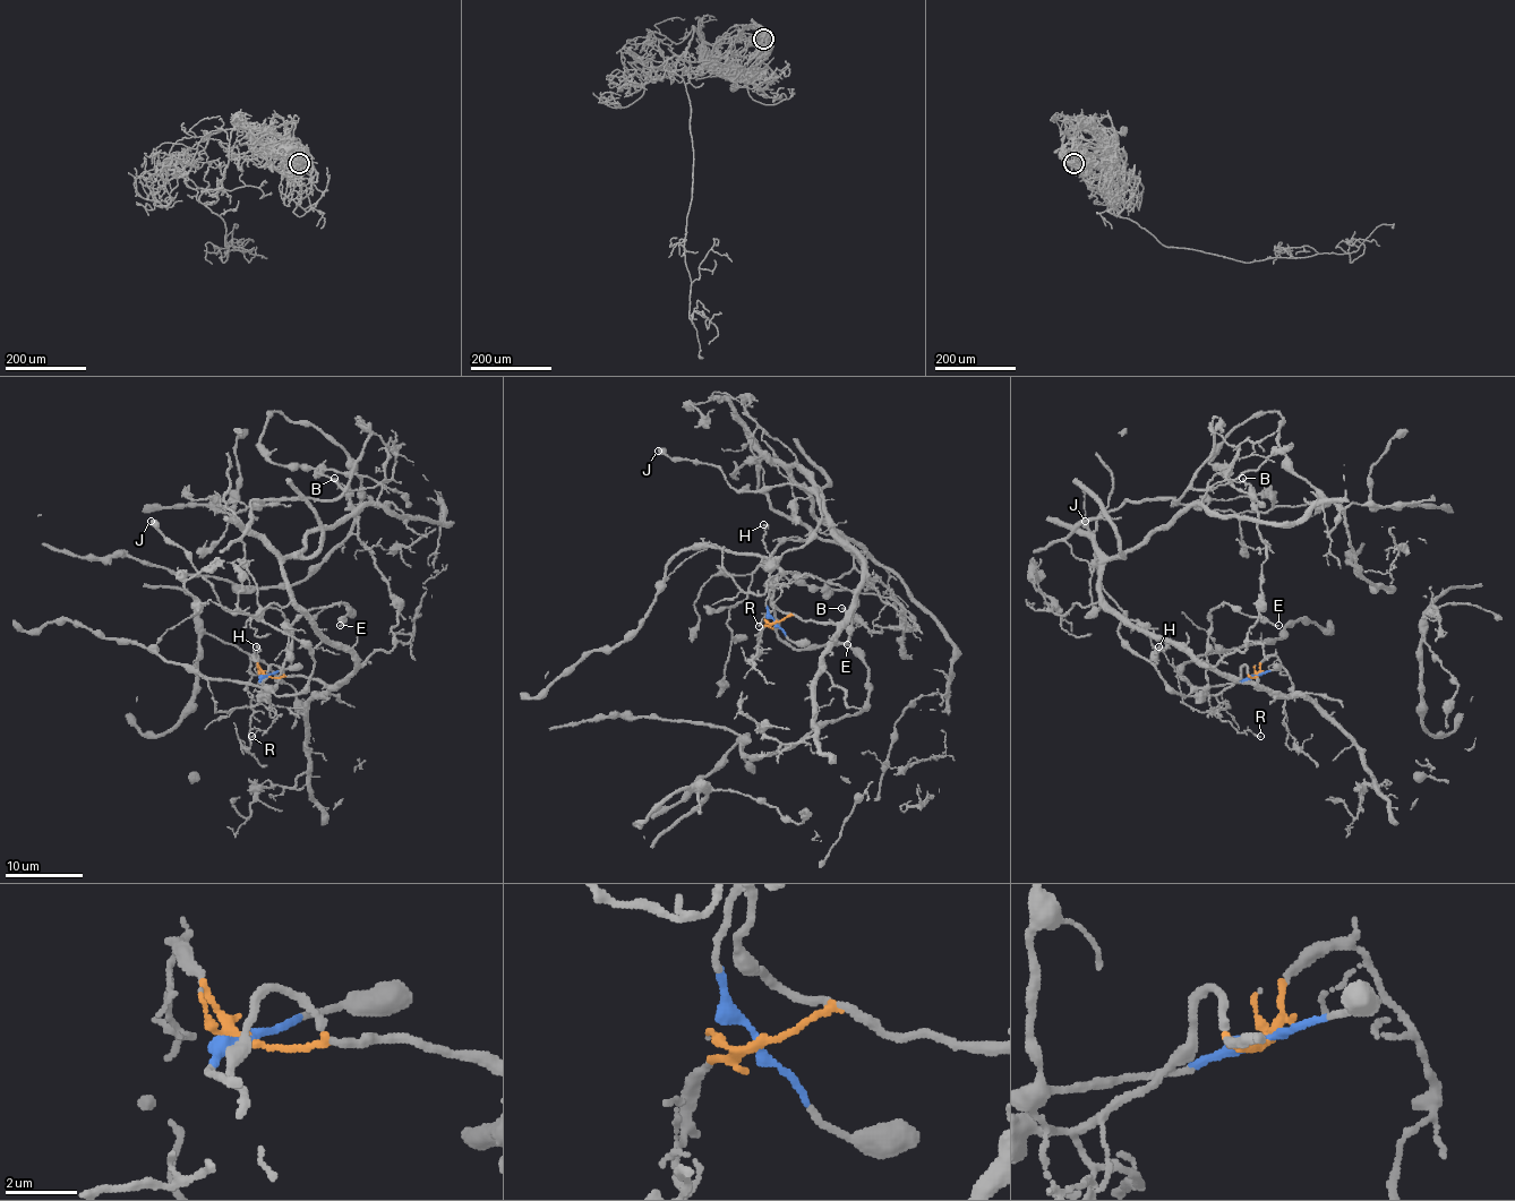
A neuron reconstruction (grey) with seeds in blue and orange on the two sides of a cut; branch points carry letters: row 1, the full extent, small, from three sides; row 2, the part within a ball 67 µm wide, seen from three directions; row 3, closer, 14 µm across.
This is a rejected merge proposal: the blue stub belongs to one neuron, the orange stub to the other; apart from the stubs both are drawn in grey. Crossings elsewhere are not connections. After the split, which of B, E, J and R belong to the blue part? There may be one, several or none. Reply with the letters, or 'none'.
E, J

